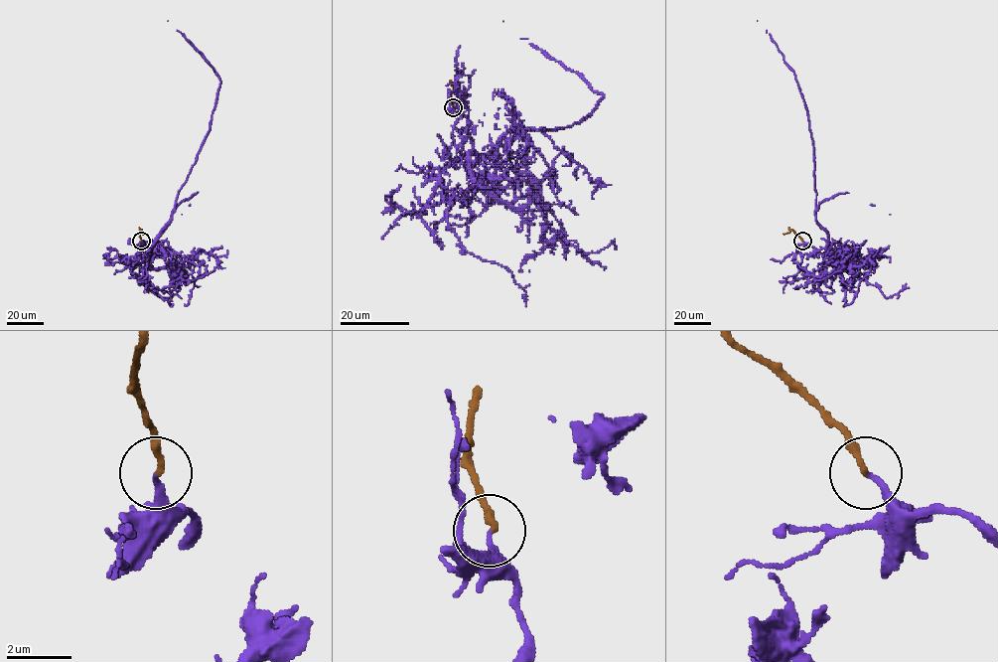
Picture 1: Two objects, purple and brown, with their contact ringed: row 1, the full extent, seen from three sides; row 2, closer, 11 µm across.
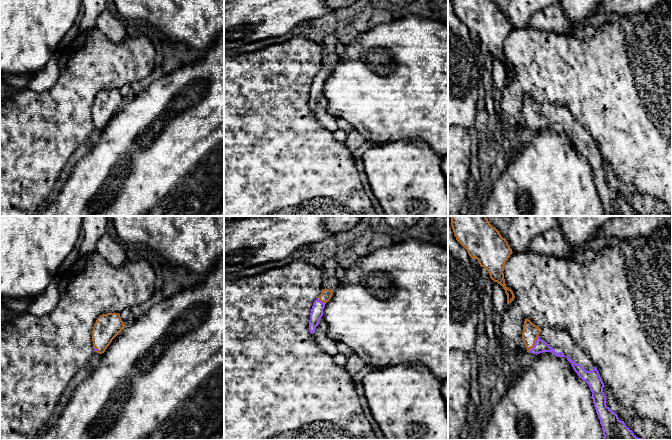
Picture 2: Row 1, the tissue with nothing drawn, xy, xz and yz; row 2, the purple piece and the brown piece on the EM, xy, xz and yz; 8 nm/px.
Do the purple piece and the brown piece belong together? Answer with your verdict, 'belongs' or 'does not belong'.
belongs

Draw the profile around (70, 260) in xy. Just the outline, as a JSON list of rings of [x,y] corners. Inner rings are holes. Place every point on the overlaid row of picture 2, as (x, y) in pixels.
[[[75,248],[63,261],[58,269],[57,278],[61,278],[64,274],[66,274],[70,268],[75,264],[76,260],[80,257],[79,249]]]

